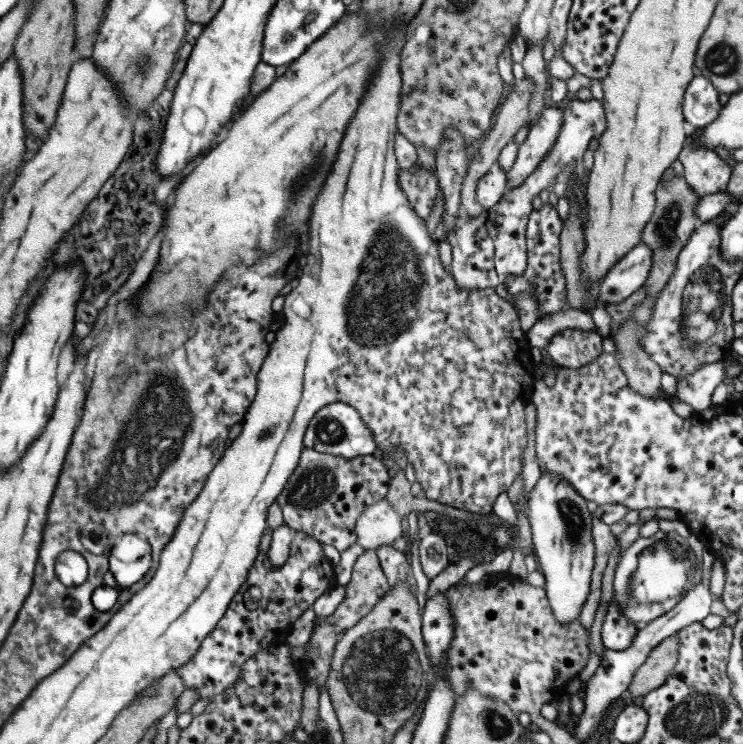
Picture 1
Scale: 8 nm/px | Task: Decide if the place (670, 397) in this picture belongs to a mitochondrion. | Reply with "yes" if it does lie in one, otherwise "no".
no

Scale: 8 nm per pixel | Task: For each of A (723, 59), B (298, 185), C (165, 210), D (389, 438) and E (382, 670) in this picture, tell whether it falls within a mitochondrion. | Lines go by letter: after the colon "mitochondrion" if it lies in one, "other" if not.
A: mitochondrion
B: mitochondrion
C: other
D: other
E: mitochondrion

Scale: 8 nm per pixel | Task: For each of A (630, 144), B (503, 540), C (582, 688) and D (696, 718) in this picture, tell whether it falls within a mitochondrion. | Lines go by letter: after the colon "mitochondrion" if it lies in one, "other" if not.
A: other
B: other
C: other
D: mitochondrion

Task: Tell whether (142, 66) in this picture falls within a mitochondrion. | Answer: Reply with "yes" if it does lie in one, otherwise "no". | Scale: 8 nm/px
yes

